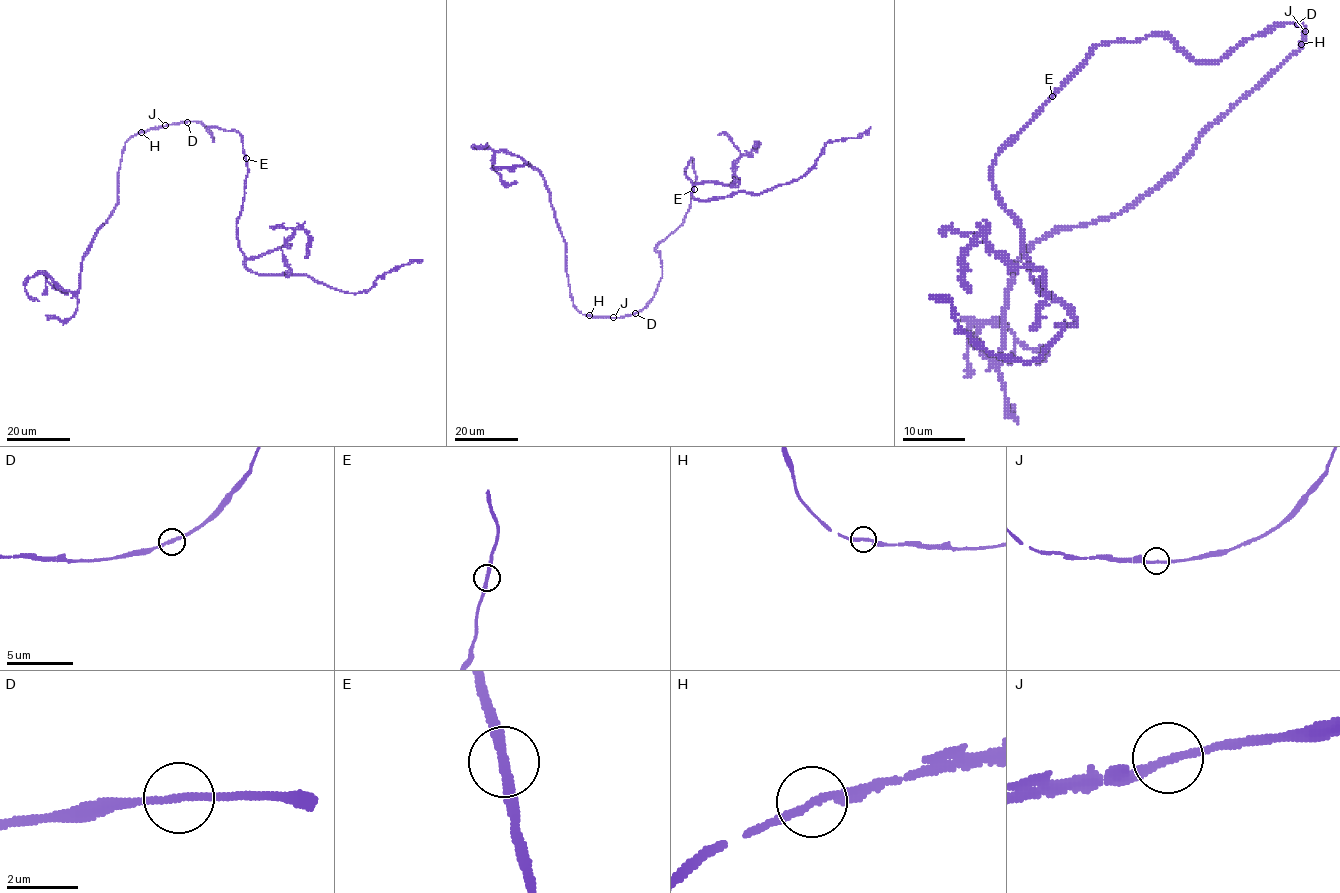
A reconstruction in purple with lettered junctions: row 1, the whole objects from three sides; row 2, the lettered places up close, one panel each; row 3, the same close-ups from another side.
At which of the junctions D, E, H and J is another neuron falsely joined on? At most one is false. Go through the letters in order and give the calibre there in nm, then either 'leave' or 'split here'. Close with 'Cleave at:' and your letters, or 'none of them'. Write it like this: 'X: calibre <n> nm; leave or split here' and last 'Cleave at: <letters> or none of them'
D: calibre 190 nm; leave
E: calibre 260 nm; leave
H: calibre 220 nm; leave
J: calibre 220 nm; leave
Cleave at: none of them

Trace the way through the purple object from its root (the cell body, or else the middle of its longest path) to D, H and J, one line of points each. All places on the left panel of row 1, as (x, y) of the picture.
D: (213, 139), (206, 127), (187, 122)
H: (213, 139), (210, 131), (196, 122), (169, 124), (141, 132)
J: (213, 139), (210, 131), (196, 122), (165, 125)

